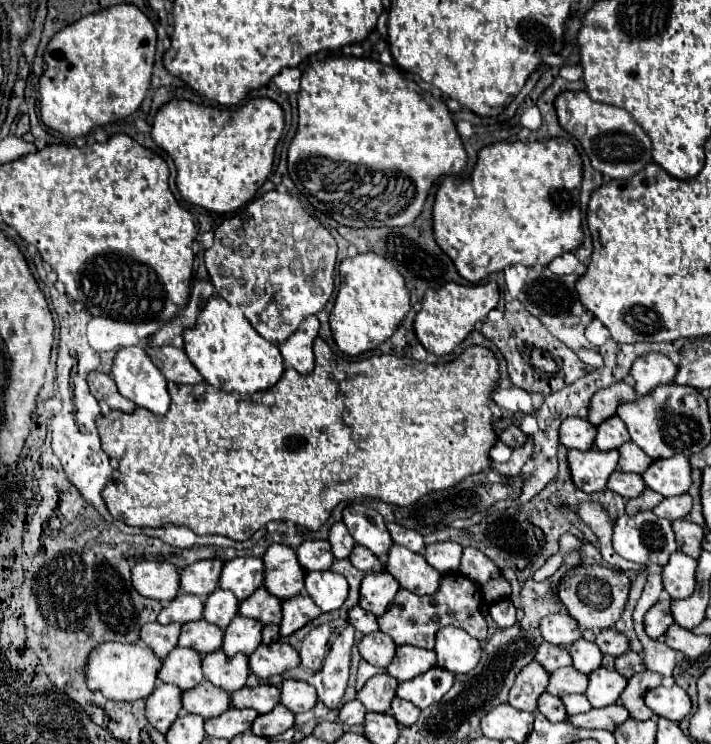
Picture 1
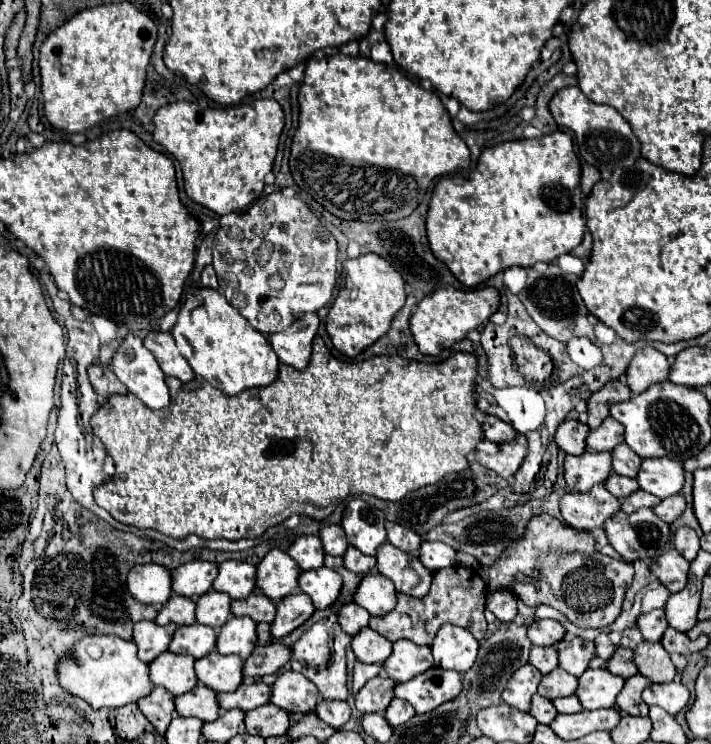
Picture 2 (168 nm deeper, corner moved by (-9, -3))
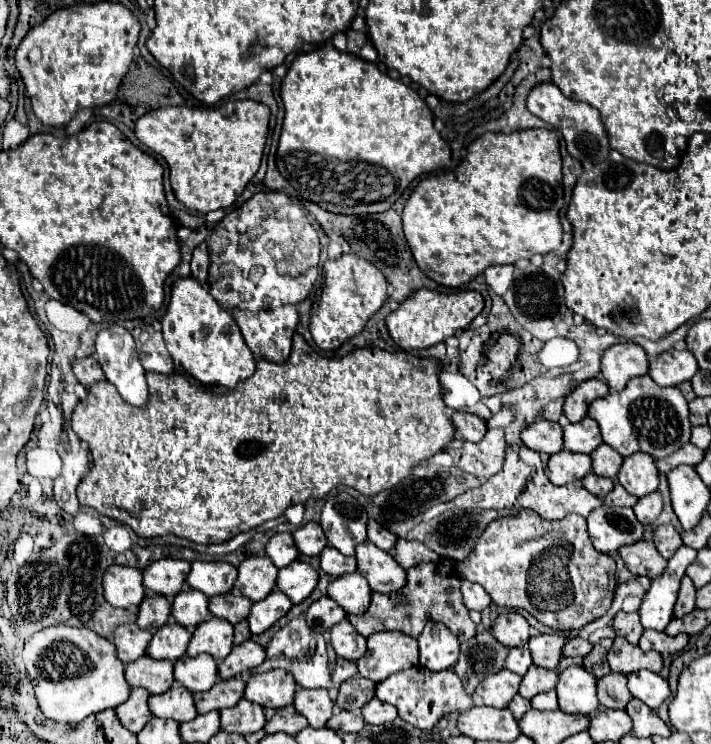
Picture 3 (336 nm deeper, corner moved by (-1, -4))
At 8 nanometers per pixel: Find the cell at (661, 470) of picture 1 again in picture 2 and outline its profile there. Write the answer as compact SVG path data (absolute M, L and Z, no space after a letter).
M660 457L660 459L644 459L638 471L636 481L640 489L666 499L678 495L684 487L684 467L680 461Z

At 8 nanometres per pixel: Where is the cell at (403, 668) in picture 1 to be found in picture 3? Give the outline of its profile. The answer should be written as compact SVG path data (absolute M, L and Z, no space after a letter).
M378 632L368 636L366 654L356 660L358 674L380 682L386 676L418 664L418 642L400 632Z

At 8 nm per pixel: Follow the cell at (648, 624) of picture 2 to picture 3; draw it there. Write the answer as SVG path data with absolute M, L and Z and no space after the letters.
M618 612L614 618L612 618L612 628L616 632L616 636L622 636L626 638L630 644L636 644L642 636L642 624L640 624L640 616L638 612Z

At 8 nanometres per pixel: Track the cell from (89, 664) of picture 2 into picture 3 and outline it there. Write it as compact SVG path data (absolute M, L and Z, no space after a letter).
M48 626L24 642L22 660L26 666L26 674L34 686L40 712L54 722L78 724L86 716L102 712L104 708L116 708L130 696L130 686L124 680L124 664L116 658L116 646L108 638L102 638L88 628Z

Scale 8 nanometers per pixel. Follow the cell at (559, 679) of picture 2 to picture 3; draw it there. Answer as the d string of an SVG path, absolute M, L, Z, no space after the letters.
M530 666L528 672L522 676L518 694L530 700L540 692L548 692L548 690L556 688L556 680L558 680L558 672L552 672L552 670L540 668L540 666Z

